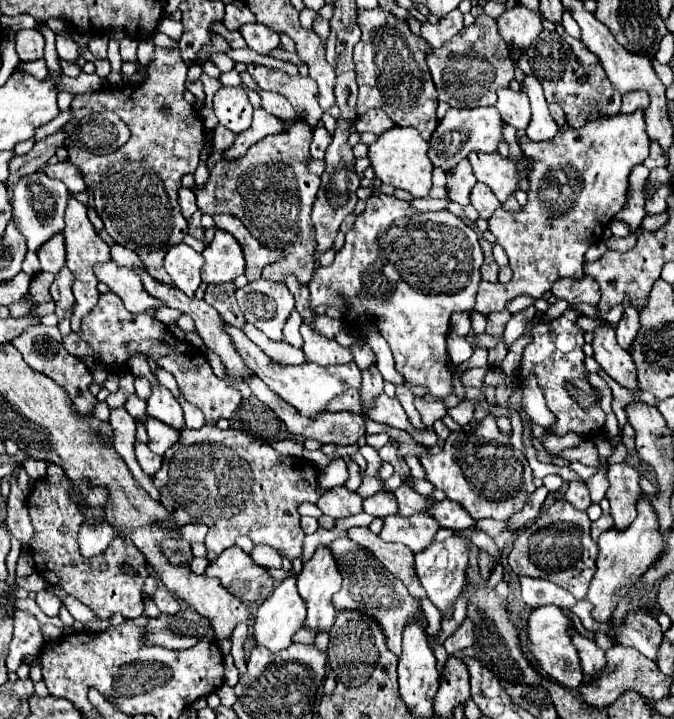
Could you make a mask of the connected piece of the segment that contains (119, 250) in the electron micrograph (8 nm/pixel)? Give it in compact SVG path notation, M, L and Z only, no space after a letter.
M111 244L111 260L121 266L129 266L129 268L133 268L135 264L141 264L139 256L121 244Z

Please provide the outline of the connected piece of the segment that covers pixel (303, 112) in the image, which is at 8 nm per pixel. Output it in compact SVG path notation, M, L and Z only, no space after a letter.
M249 64L247 72L257 82L259 88L285 96L293 104L297 116L303 122L307 122L311 128L315 128L319 124L323 110L317 102L319 90L317 90L317 82L313 78L301 76L301 74L289 76L283 70L273 70L267 66L257 66L257 64Z

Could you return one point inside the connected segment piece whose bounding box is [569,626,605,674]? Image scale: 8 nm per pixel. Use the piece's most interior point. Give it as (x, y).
(592, 658)

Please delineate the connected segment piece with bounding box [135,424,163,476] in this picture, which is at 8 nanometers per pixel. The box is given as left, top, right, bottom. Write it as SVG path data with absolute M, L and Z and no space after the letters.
M137 426L137 440L135 440L135 458L139 462L139 466L143 468L143 472L147 476L153 476L159 468L161 468L161 462L163 458L161 456L155 456L149 446L147 446L147 432L145 432L145 426Z

